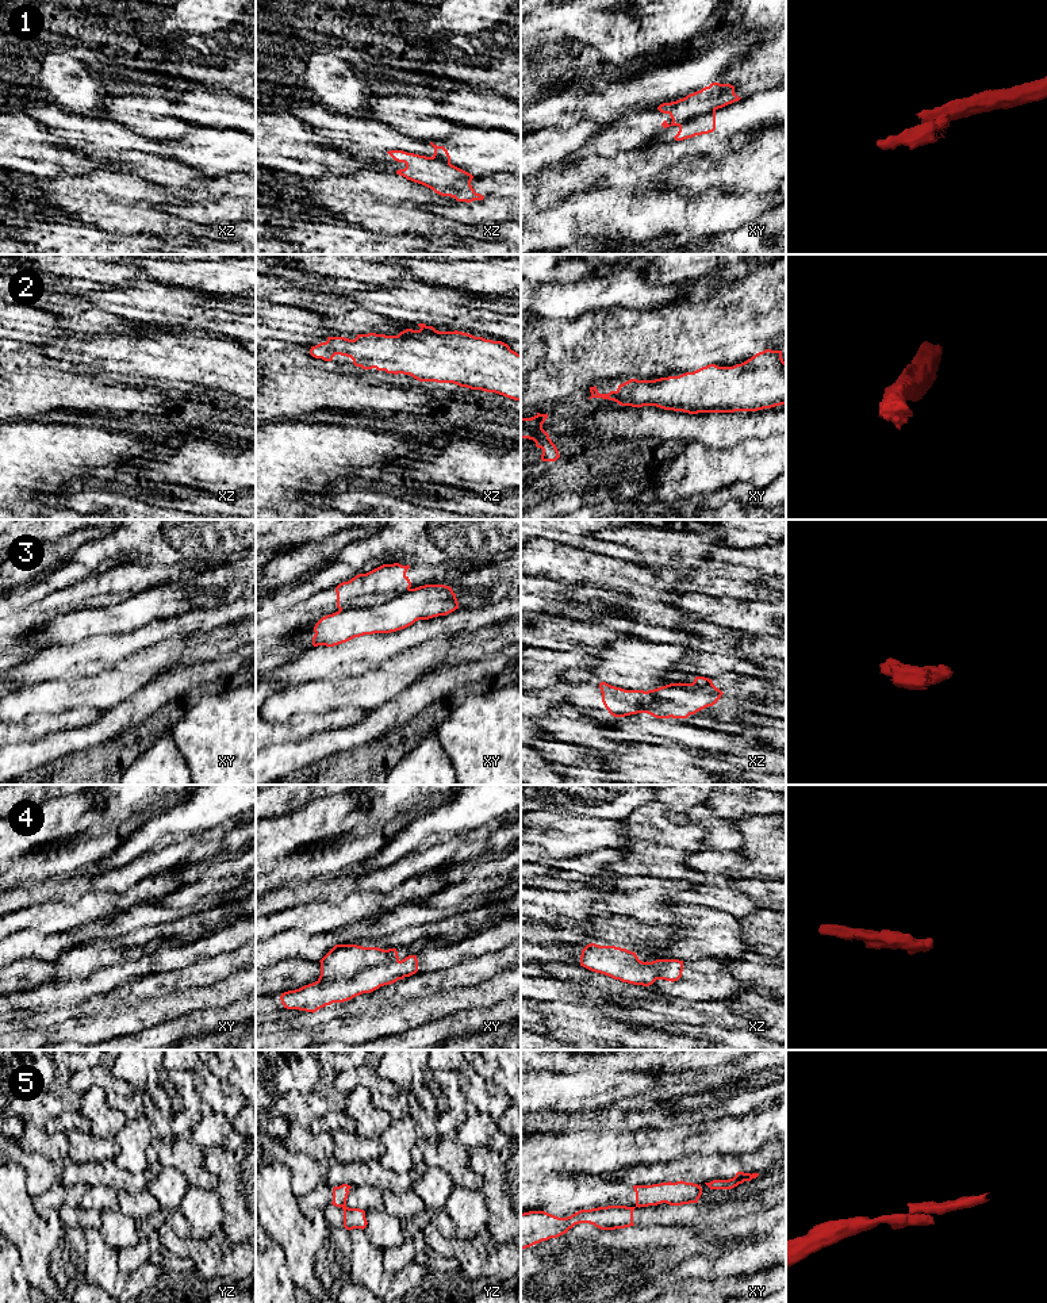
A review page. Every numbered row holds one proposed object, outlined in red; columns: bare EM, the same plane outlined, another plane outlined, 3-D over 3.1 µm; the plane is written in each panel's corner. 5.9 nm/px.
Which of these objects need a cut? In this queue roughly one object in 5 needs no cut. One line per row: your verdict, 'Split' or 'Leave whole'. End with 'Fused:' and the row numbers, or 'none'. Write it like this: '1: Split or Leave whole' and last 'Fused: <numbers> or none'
1: Split
2: Leave whole
3: Split
4: Split
5: Split
Fused: 1, 3, 4, 5

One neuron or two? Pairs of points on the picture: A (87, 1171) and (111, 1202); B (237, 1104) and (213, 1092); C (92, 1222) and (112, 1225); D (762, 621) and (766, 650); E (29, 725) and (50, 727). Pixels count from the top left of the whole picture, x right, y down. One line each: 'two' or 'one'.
A: two
B: one
C: two
D: two
E: one

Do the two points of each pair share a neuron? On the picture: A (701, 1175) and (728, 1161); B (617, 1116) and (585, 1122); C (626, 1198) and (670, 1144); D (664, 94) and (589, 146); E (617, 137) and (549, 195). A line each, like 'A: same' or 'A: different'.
A: same
B: same
C: different
D: different
E: different

